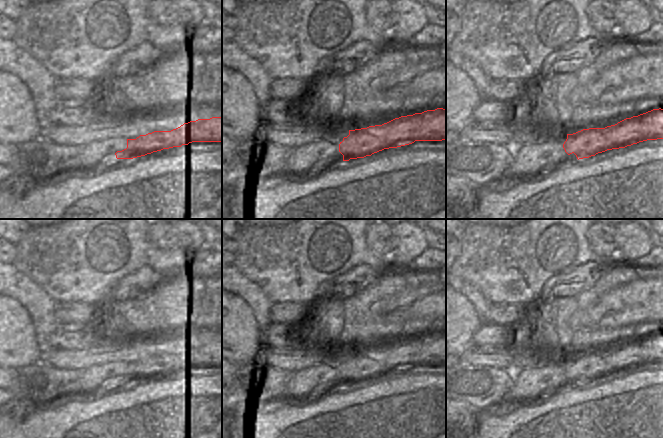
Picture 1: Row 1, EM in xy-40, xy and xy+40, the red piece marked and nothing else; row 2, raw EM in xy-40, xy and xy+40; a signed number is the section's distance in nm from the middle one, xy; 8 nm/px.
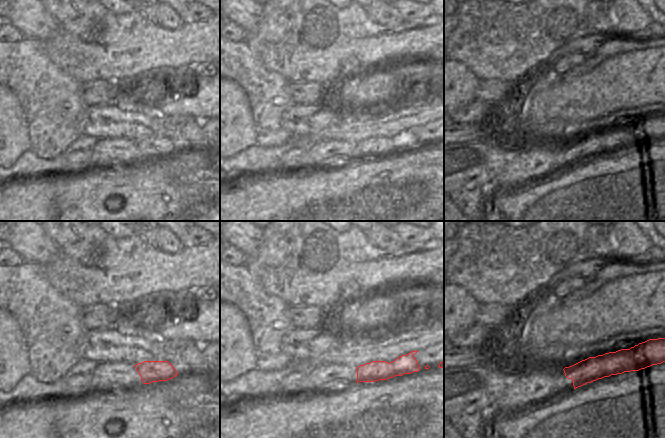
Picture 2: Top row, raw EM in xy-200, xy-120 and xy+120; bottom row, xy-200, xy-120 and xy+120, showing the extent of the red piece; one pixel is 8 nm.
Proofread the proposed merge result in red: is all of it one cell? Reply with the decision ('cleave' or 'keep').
cleave

